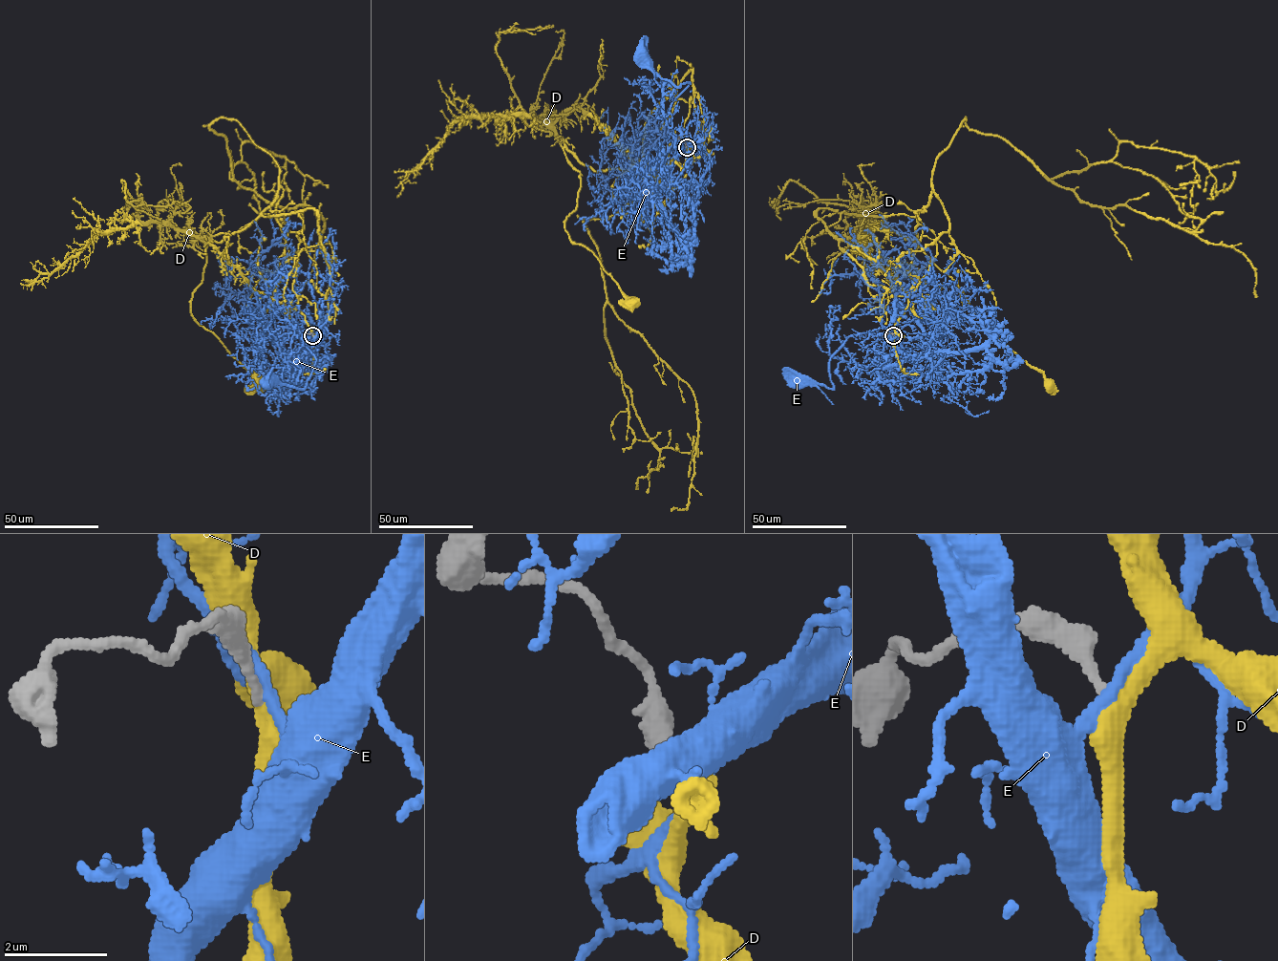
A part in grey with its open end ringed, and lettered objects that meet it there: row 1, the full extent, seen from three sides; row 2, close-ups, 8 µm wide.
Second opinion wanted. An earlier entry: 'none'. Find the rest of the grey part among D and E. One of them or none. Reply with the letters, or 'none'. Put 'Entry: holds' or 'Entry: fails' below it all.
none
Entry: holds

